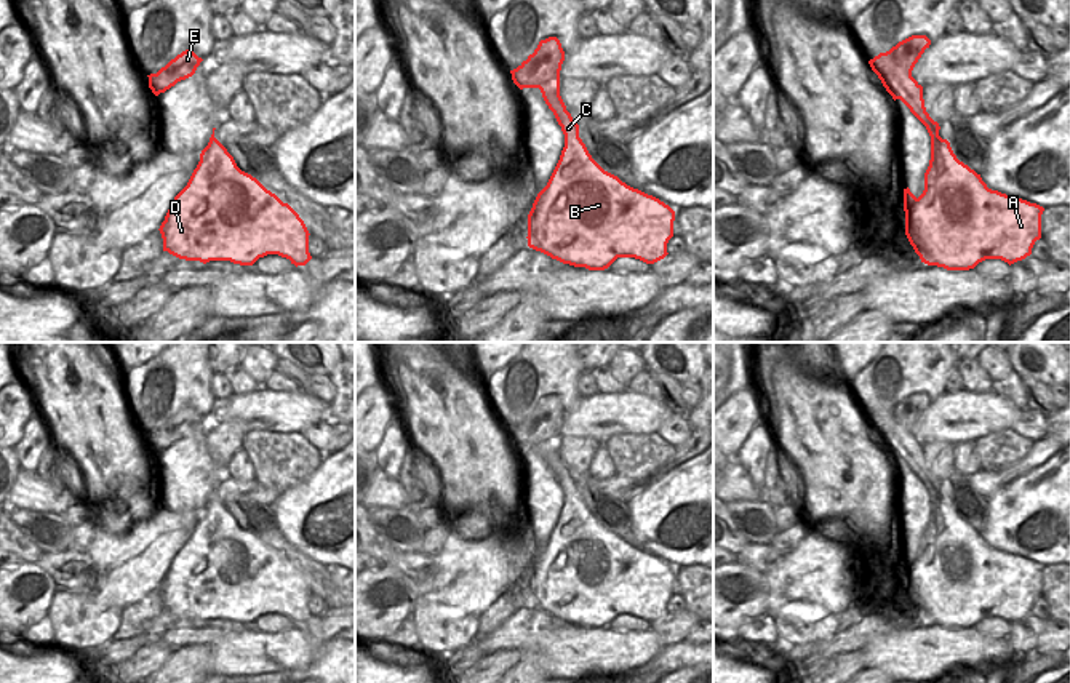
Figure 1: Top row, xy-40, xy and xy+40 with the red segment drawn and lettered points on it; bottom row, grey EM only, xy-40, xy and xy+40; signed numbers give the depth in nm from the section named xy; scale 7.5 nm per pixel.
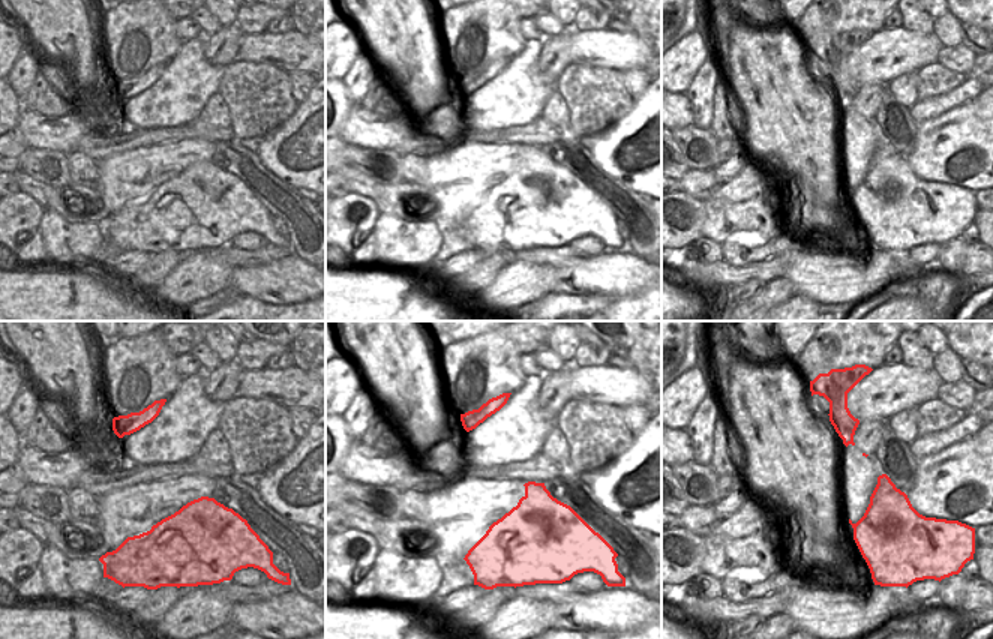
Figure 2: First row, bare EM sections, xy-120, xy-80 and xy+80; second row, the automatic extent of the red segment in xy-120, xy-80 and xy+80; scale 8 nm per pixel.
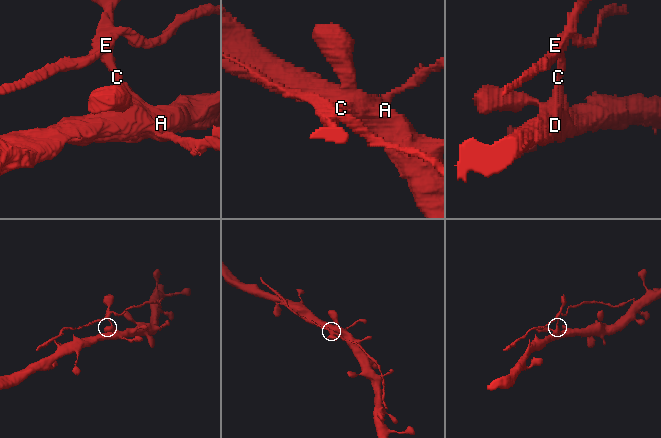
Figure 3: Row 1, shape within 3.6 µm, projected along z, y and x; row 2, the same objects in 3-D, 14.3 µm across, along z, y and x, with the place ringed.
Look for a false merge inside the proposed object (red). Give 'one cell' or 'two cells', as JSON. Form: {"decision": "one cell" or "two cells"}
{"decision": "two cells"}

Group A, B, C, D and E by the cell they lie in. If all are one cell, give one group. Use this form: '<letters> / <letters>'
A B C D / E

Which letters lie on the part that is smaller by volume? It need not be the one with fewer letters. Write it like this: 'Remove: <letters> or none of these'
Remove: E

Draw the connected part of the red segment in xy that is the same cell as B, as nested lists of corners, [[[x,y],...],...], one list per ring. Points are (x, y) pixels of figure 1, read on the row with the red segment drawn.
[[[568,110],[558,125],[565,134],[565,147],[528,214],[528,246],[563,264],[589,270],[605,270],[617,258],[635,258],[646,264],[664,259],[673,237],[675,211],[605,171],[589,154],[579,138],[579,125]]]

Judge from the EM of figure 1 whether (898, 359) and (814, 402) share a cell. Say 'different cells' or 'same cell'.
different cells

